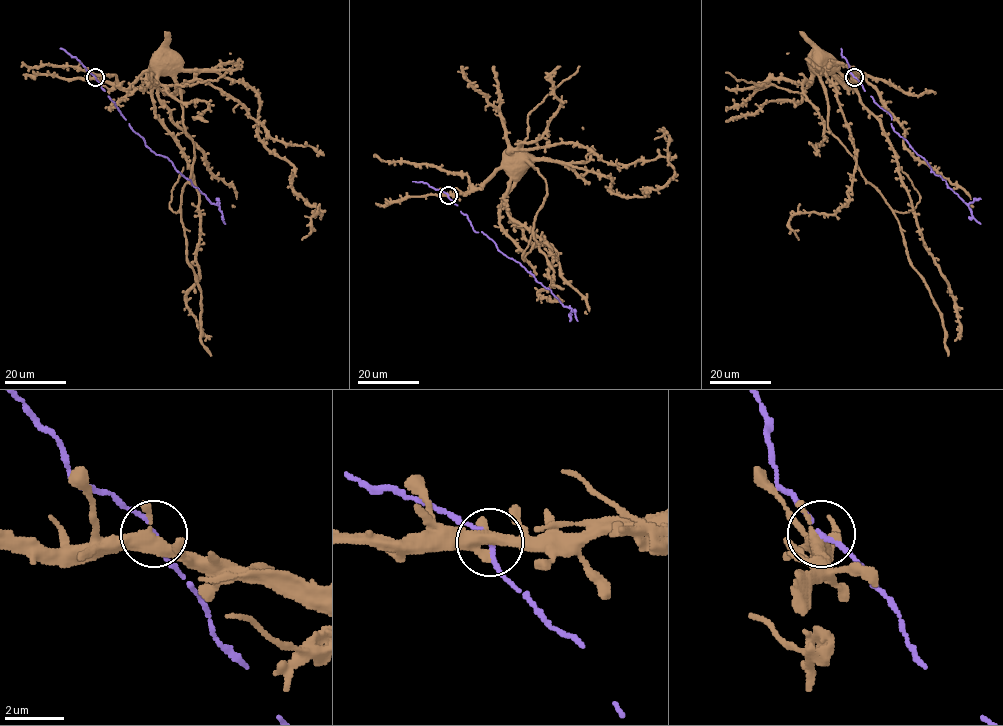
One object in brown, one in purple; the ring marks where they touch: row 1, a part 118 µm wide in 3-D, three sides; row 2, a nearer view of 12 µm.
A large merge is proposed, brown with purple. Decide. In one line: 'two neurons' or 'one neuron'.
two neurons

